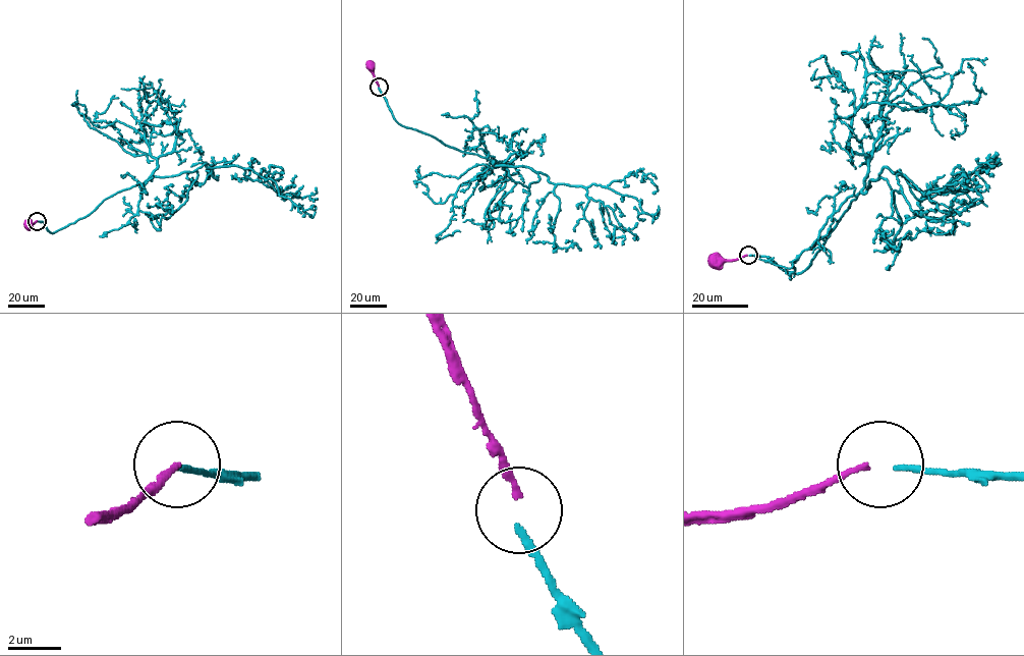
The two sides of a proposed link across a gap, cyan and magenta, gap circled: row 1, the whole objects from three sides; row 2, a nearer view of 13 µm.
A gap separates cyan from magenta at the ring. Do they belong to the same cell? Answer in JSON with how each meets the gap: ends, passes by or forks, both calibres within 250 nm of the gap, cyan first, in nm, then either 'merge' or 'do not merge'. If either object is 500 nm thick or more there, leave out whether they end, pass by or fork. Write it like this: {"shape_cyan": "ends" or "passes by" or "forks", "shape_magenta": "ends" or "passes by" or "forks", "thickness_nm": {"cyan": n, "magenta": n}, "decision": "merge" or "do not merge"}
{"shape_cyan": "ends", "shape_magenta": "ends", "thickness_nm": {"cyan": 240, "magenta": 200}, "decision": "do not merge"}

